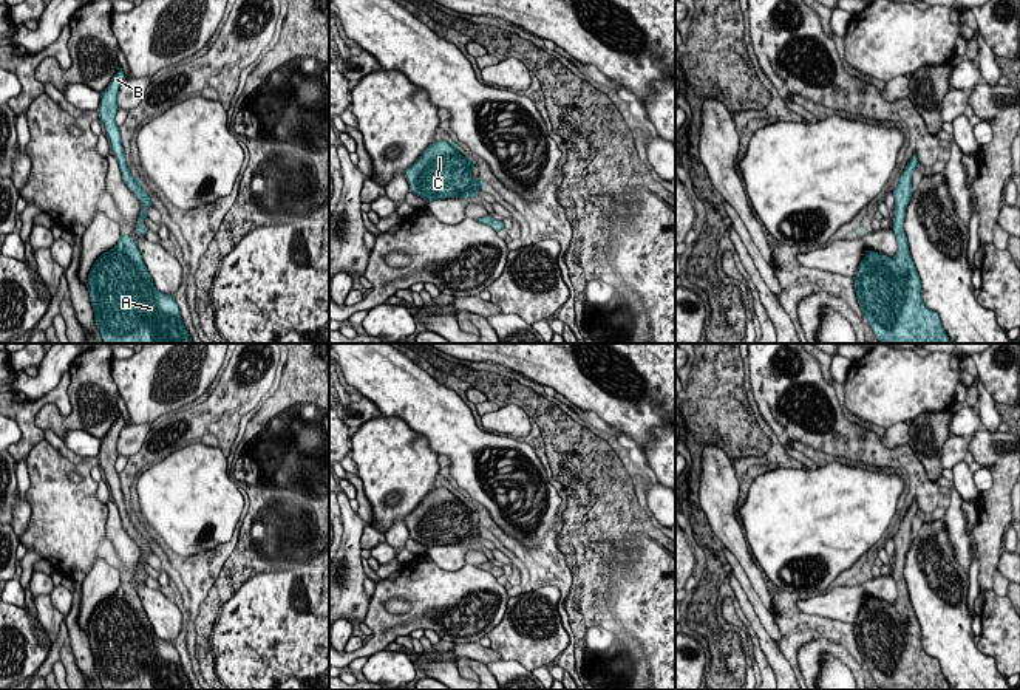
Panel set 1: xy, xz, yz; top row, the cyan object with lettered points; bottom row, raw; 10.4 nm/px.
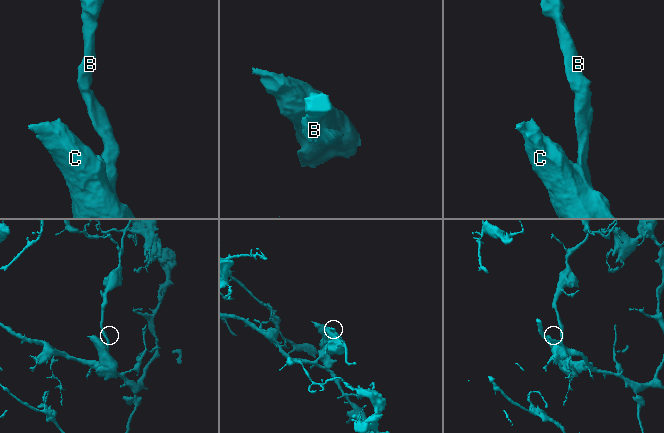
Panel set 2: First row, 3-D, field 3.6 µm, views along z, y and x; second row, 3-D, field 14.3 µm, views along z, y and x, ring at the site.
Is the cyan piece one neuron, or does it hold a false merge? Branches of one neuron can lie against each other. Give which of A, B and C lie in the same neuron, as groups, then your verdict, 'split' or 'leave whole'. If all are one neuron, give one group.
A B C | leave whole

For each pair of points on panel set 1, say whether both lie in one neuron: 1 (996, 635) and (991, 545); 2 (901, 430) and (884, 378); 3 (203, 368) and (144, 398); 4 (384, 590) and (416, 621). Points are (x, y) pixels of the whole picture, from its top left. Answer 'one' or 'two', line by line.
1: two
2: two
3: one
4: one

